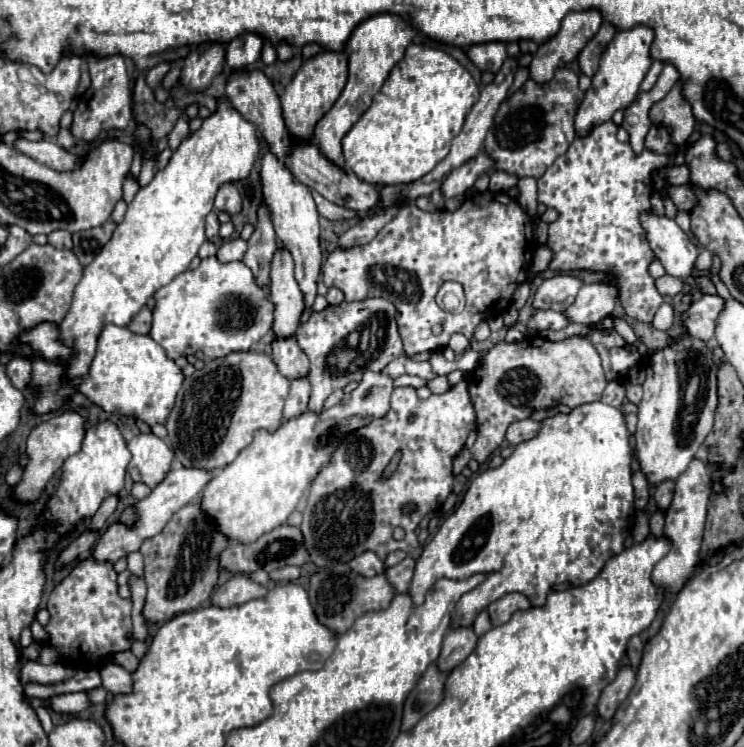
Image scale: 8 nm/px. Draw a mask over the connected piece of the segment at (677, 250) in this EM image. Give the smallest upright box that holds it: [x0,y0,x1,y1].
[640,211,714,293]

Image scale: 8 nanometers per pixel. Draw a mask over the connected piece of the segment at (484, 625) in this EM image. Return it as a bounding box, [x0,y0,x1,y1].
[472,609,492,637]

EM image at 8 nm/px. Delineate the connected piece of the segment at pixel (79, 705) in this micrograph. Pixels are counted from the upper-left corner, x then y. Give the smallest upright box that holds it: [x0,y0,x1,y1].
[46,691,92,715]

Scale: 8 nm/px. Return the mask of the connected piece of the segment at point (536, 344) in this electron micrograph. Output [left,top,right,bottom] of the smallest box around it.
[468,337,606,463]

